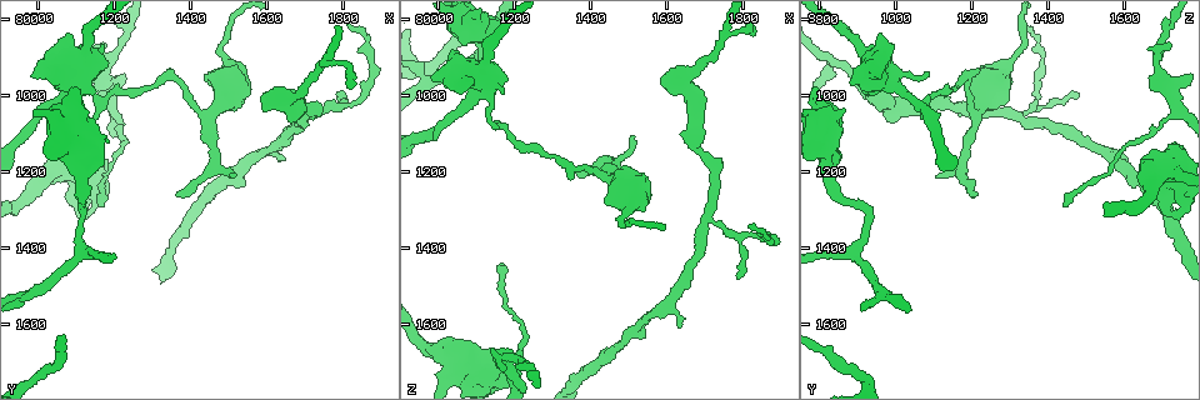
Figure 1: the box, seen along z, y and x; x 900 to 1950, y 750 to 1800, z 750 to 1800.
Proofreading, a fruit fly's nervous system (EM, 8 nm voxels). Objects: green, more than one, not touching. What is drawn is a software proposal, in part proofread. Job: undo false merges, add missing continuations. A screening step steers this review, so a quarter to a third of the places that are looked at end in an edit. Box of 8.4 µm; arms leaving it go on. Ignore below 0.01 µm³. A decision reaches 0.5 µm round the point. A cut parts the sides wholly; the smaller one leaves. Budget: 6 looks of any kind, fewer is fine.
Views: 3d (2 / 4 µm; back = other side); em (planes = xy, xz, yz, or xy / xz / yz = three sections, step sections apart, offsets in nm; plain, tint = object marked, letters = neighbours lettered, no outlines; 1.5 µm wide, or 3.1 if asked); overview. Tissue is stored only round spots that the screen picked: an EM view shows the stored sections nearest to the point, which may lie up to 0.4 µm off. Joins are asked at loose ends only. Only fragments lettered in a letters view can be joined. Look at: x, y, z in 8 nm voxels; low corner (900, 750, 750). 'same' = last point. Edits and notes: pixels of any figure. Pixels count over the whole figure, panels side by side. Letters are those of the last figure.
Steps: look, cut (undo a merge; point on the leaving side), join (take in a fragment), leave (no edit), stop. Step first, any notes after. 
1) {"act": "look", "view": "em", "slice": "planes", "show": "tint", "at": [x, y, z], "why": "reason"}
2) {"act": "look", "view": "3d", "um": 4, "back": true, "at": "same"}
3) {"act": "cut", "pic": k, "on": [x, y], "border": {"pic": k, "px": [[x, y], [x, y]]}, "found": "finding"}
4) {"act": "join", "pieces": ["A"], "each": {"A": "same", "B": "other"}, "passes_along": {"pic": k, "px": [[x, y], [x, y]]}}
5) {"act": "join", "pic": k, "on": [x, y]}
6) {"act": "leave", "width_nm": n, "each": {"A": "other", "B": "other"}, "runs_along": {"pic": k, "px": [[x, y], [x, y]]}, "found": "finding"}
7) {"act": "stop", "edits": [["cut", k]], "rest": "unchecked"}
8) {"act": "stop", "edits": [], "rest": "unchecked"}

{"act": "look", "view": "em", "slice": "planes", "show": "tint", "at": [1460, 1185, 1175], "why": "sharp bend"}

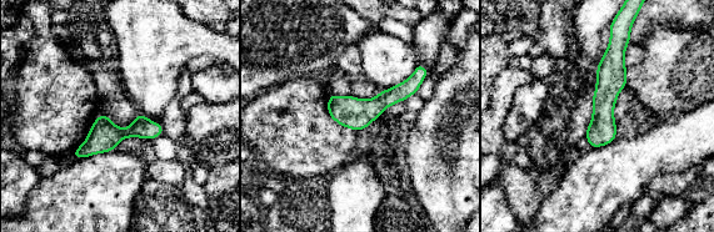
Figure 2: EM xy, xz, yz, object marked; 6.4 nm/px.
{"act": "look", "view": "em", "slice": "planes", "show": "letters", "at": "same"}

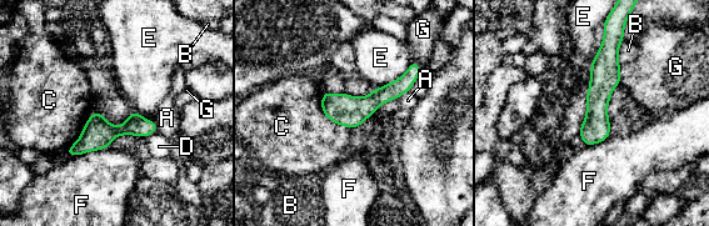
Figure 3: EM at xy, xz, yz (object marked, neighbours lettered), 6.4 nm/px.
{"act": "leave", "width_nm": 120, "each": {"A": "other", "B": "other", "C": "other", "D": "other", "E": "other", "F": "other", "G": "other"}, "runs_along": {"pic": 3, "px": [[608, 38], [597, 126], [587, 141]]}, "found": "one neuron here"}

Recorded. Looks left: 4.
{"act": "look", "view": "em", "slice": "xz", "step": 8, "show": "tint", "at": [1150, 1070, 1075], "why": "an open end"}

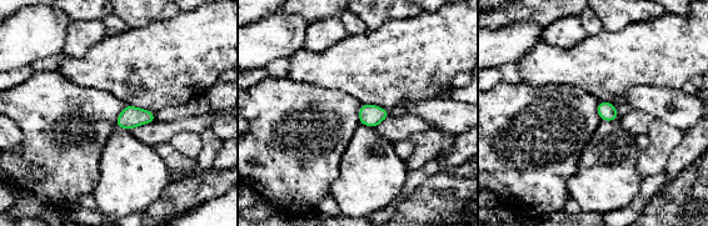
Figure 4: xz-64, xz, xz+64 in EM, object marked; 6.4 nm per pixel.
{"act": "look", "view": "em", "slice": "planes", "show": "letters", "at": "same", "why": "cut it another way"}

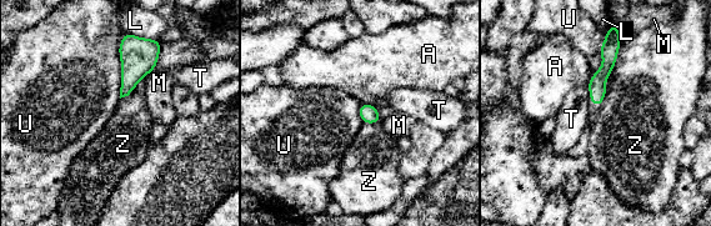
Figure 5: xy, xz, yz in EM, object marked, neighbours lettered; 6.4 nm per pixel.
{"act": "leave", "longest_contact_nm": ["U", 420], "each": {"A": "other", "L": "other", "M": "other", "T": "other", "U": "other", "Z": "other"}, "border": {"pic": 5, "px": [[621, 40], [617, 59], [611, 71]]}, "found": "none of them fits"}

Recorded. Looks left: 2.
{"act": "look", "view": "em", "slice": "planes", "show": "tint", "at": [1060, 870, 990], "why": "stops while still wide"}

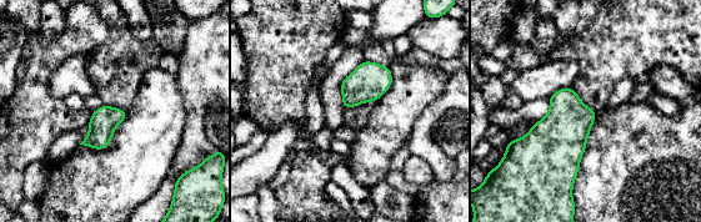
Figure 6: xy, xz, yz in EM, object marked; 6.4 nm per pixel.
{"act": "look", "view": "em", "slice": "planes", "show": "letters", "at": "same", "why": "what lies round it"}

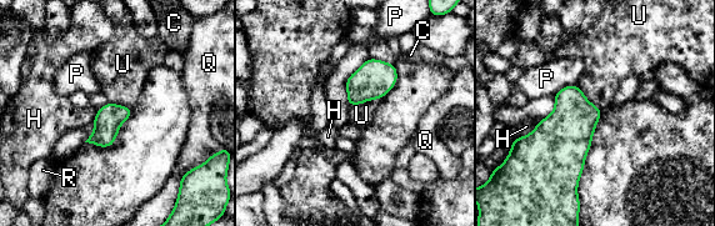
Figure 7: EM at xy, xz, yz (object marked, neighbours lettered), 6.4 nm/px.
{"act": "leave", "each": {"C": "other", "H": "other", "P": "other", "Q": "other", "R": "other", "U": "other"}, "border": {"pic": 7, "px": [[380, 98], [349, 108]]}, "found": "none of them fits"}

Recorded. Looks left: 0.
{"act": "stop", "edits": [], "rest": "unchecked"}

